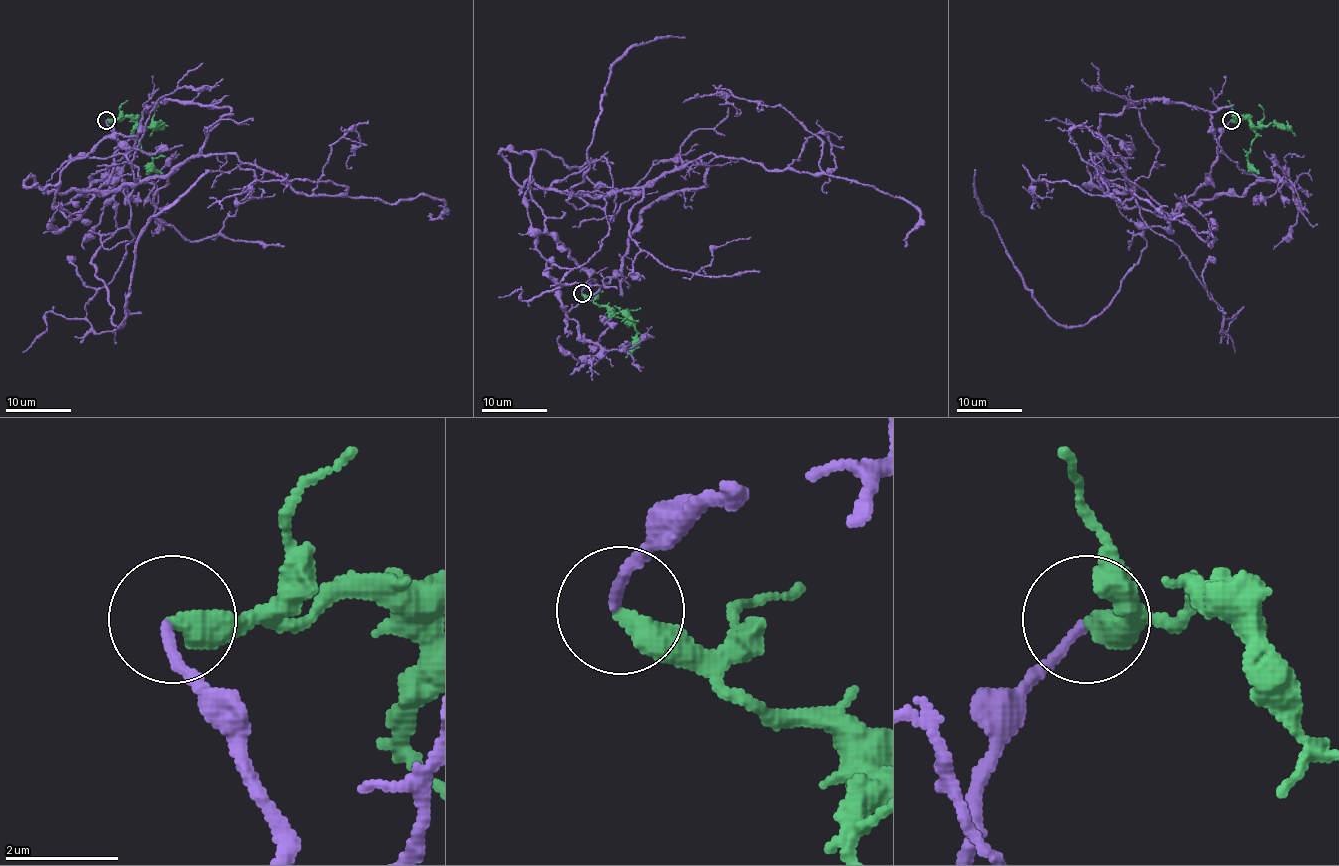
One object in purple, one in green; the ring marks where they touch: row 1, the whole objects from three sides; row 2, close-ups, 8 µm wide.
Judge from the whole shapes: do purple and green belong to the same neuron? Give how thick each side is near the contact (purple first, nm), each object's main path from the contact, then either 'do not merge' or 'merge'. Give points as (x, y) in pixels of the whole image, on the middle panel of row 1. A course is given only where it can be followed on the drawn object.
calibres 170 and 440 nm; course purple (581, 293), (533, 156), (502, 150), (521, 186), (593, 197), (713, 153), (821, 171), (779, 106), (682, 102); course green (581, 293), (606, 308), (611, 313), (609, 317), (627, 309), (635, 321), (638, 319); merge

